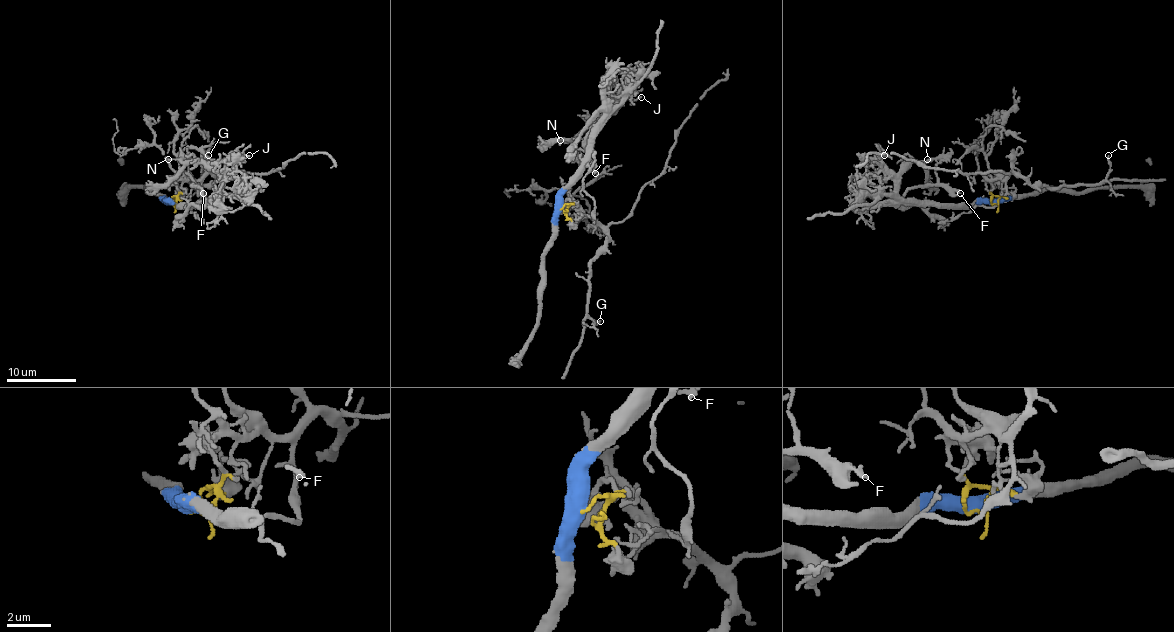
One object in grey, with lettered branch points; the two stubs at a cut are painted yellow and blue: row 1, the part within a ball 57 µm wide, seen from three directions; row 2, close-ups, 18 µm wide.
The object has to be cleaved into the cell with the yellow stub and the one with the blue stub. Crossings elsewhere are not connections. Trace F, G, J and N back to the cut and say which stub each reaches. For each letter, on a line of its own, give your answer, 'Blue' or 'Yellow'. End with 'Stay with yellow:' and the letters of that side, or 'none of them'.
F: Blue
G: Yellow
J: Blue
N: Blue
Stay with yellow: G

